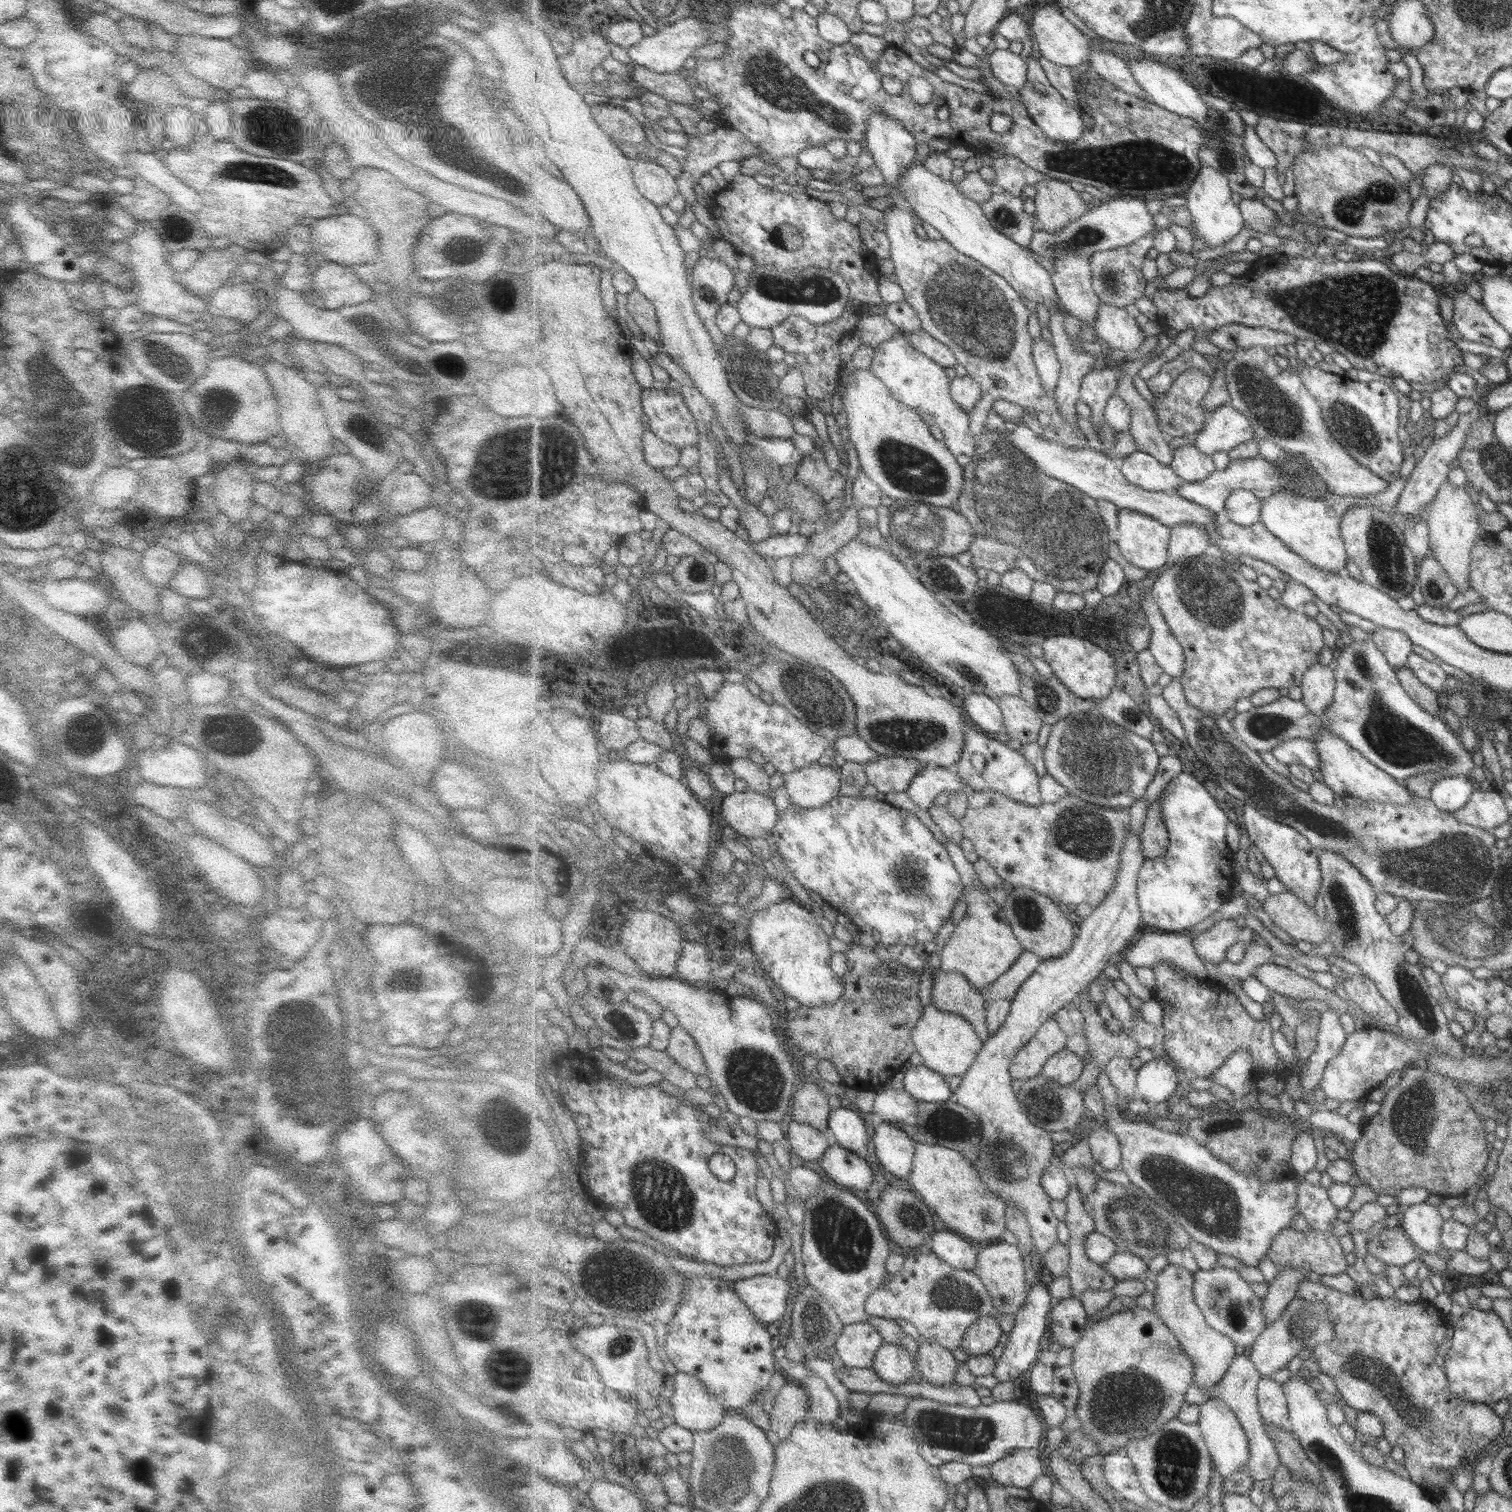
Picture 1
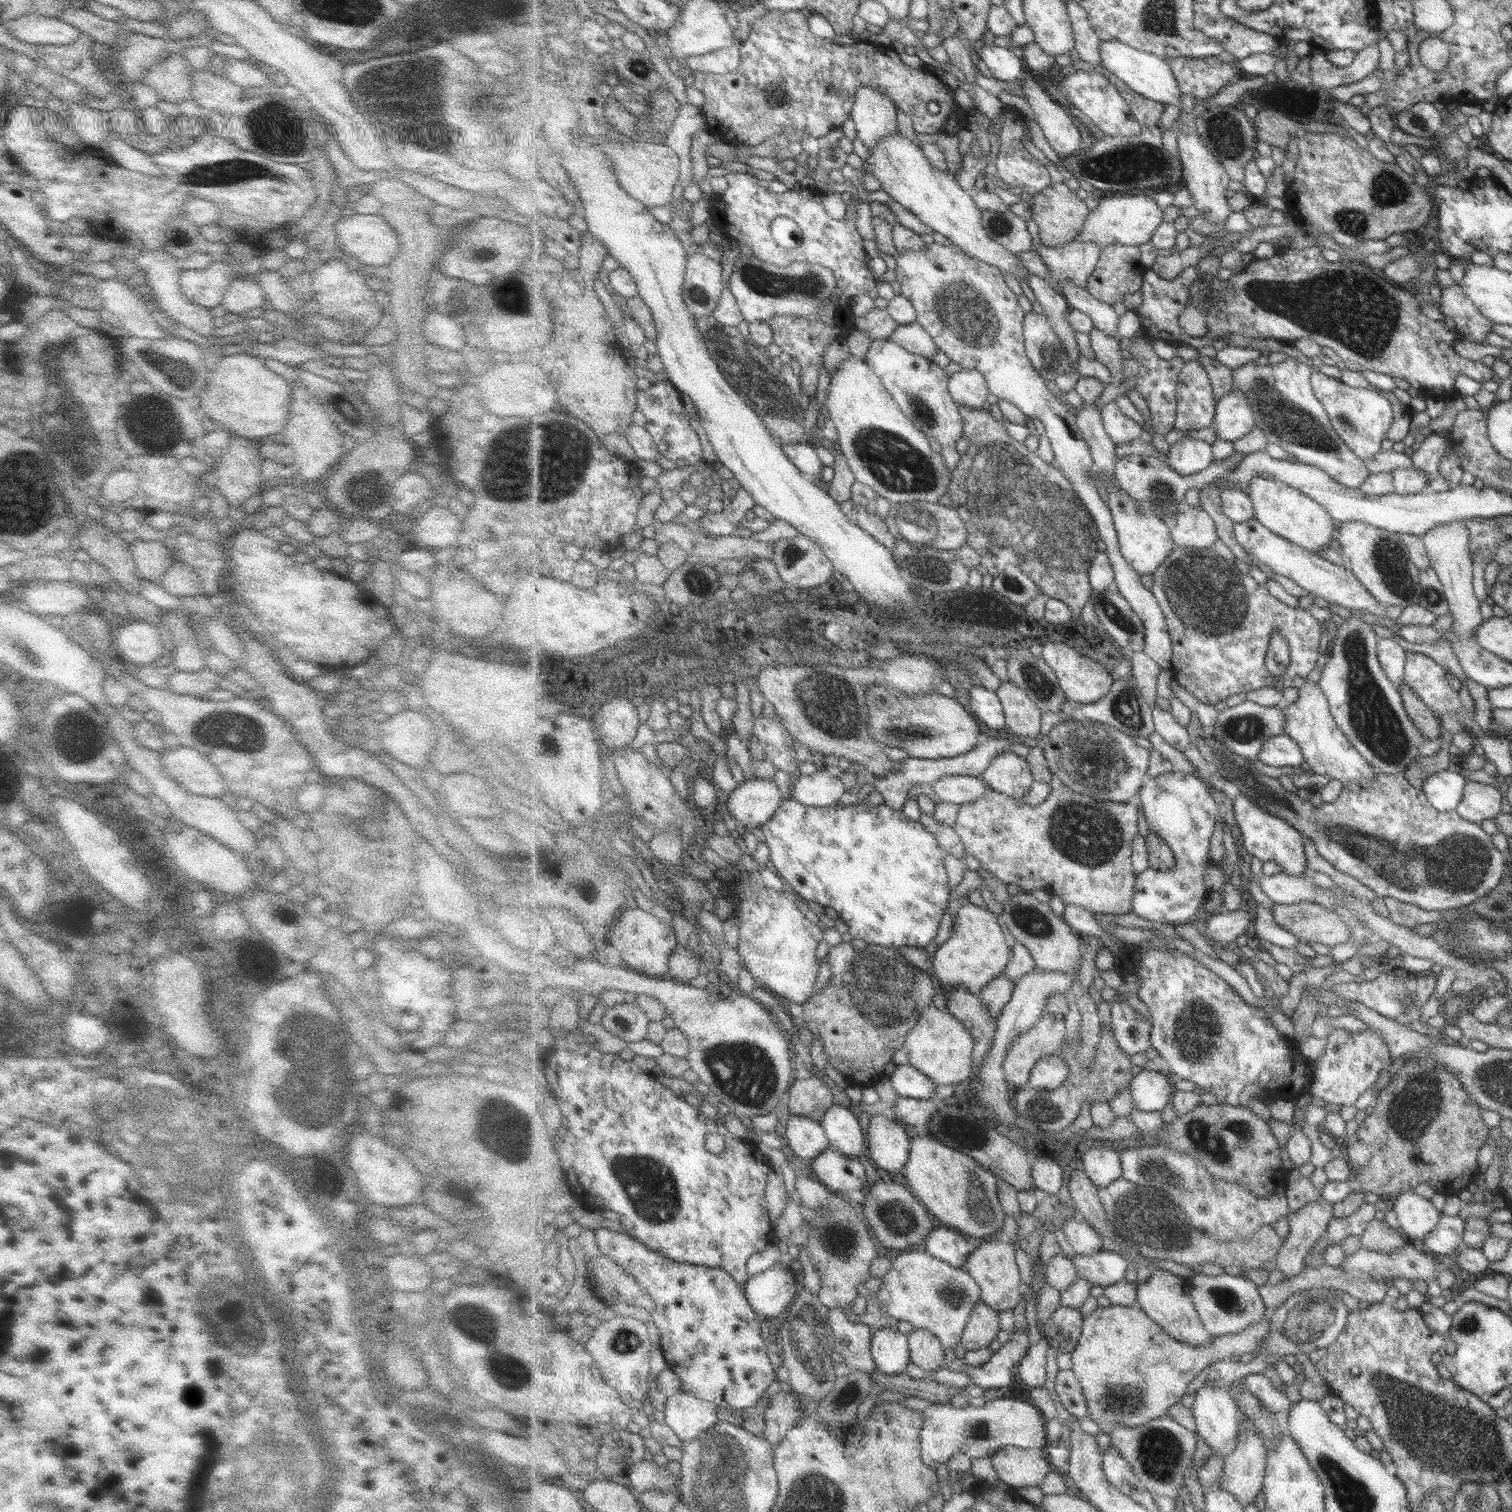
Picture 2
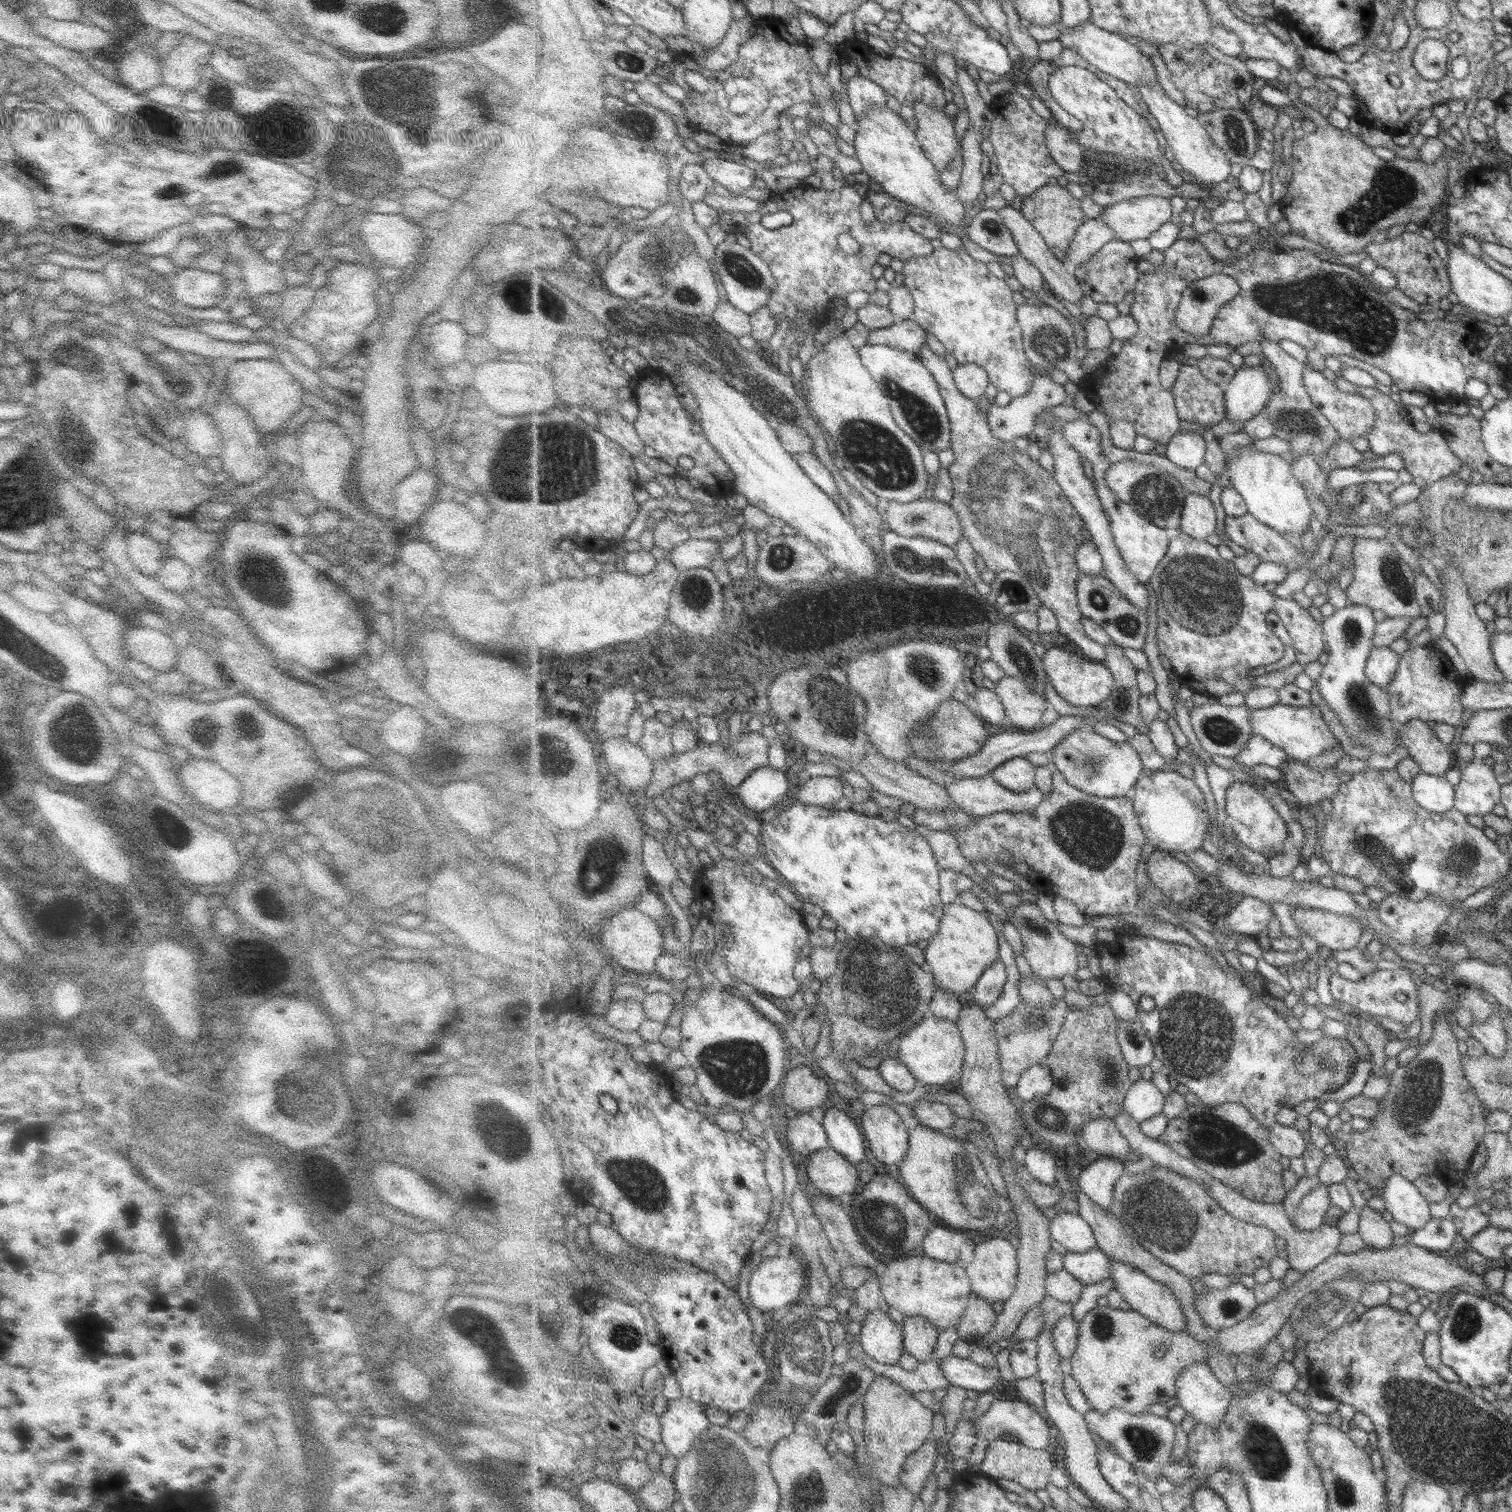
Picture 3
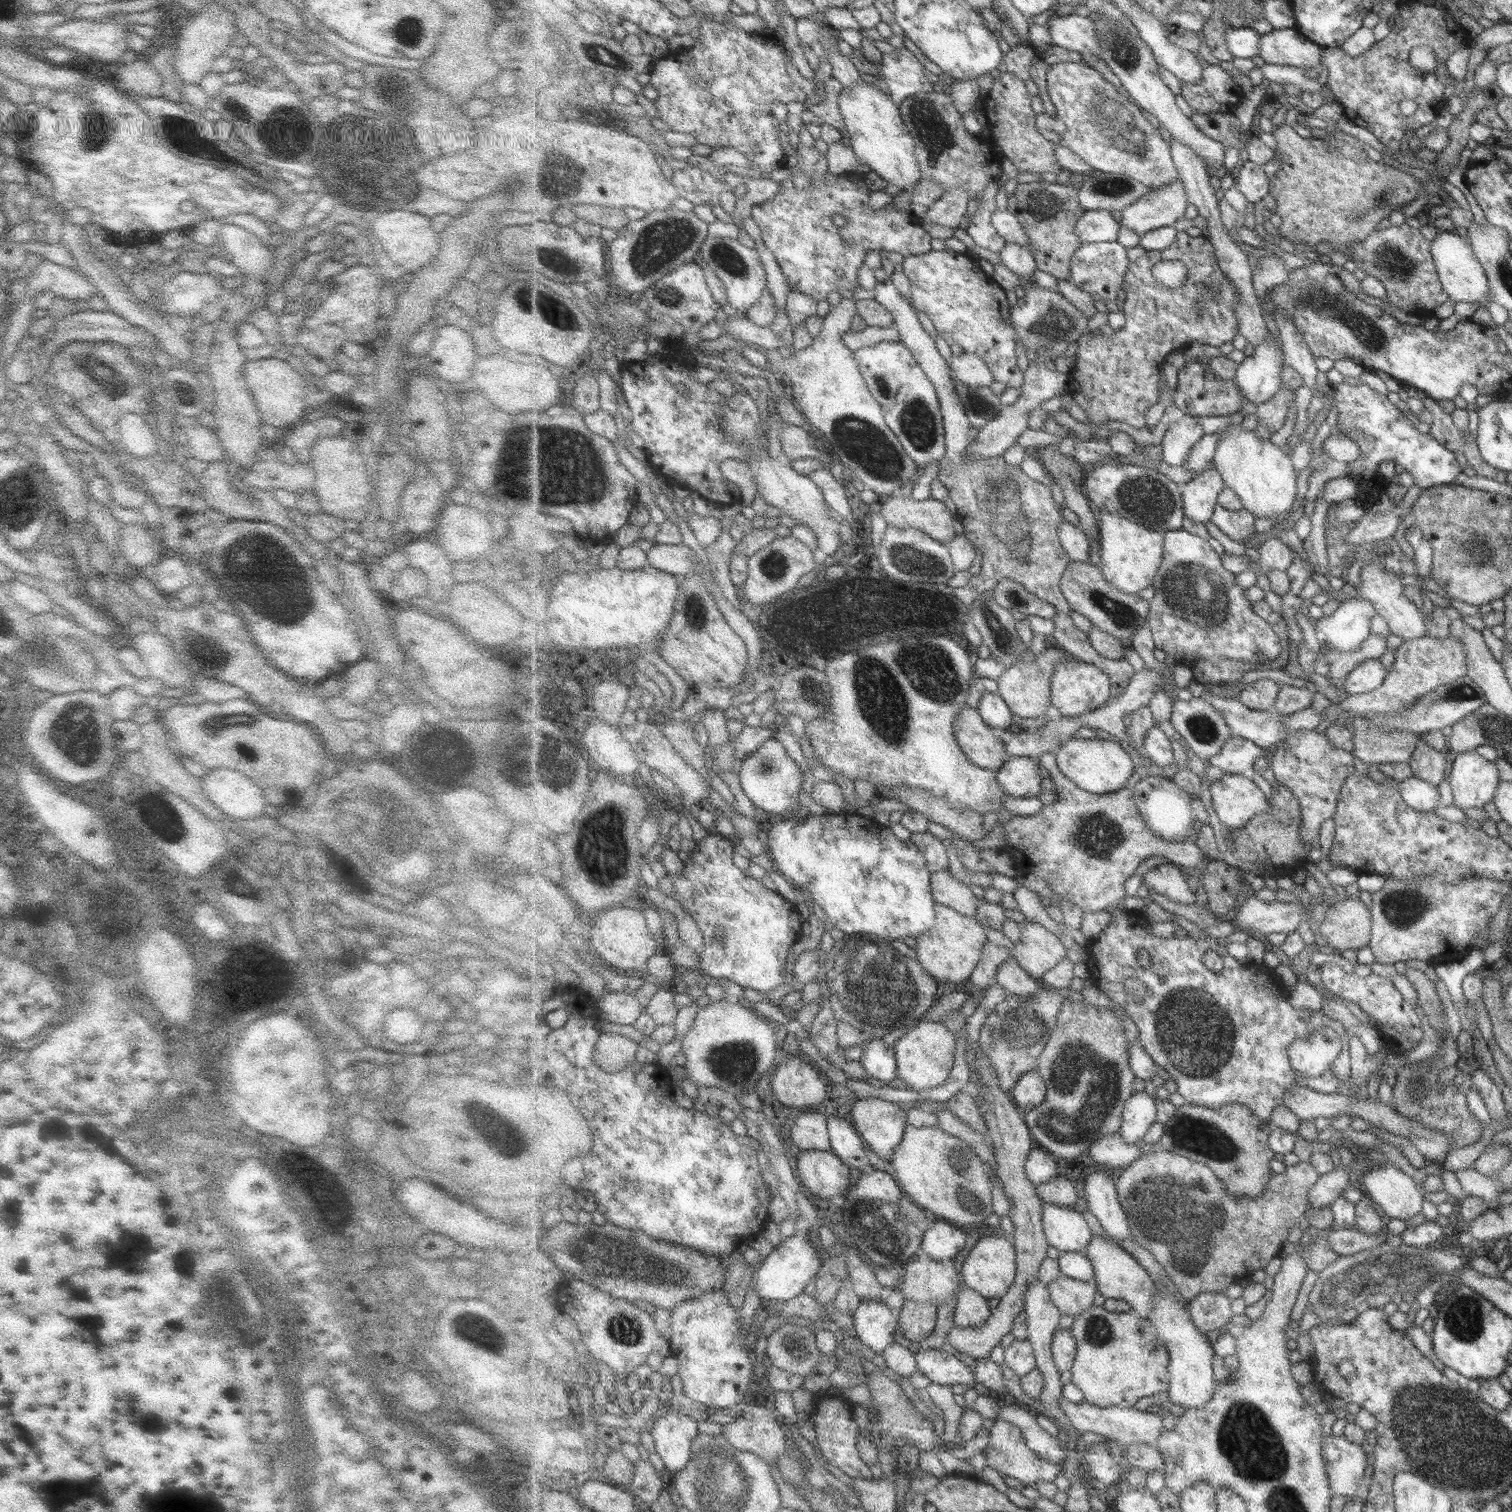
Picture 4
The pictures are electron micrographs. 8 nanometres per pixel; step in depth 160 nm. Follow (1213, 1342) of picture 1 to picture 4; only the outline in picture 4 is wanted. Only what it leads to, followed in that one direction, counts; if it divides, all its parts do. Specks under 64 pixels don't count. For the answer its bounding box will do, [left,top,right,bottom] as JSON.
[1084,1236,1155,1319]

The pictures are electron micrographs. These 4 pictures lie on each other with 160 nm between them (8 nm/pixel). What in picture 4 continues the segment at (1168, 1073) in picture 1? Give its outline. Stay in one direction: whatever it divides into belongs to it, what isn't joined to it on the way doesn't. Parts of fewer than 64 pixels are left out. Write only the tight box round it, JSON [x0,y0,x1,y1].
[1119,1090,1158,1144]

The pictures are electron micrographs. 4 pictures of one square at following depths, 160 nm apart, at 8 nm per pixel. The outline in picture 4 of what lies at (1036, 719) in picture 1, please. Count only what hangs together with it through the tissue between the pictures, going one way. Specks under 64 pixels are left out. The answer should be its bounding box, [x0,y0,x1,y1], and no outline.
[998,647,1076,718]

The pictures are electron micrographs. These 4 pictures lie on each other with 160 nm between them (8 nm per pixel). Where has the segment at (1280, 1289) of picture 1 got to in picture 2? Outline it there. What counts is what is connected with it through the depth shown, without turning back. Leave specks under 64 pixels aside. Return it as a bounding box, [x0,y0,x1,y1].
[1273,1197,1334,1278]

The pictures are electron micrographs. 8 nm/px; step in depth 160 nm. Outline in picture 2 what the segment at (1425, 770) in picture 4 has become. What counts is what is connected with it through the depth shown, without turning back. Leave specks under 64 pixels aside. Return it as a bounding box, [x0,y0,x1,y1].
[1400,683,1441,740]

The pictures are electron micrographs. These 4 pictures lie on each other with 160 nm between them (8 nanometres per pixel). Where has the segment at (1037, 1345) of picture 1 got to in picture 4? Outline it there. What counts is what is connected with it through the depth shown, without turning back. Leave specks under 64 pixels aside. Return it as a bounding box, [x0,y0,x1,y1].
[915,1349,979,1388]

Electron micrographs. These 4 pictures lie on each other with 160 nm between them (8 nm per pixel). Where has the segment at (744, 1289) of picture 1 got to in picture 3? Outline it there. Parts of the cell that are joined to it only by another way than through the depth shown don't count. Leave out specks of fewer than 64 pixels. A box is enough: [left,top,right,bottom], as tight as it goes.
[748,1250,805,1316]

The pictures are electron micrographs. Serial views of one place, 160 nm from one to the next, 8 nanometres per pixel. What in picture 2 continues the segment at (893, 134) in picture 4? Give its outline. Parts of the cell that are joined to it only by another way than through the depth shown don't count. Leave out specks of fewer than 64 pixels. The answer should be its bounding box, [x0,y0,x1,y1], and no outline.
[865,133,1031,282]

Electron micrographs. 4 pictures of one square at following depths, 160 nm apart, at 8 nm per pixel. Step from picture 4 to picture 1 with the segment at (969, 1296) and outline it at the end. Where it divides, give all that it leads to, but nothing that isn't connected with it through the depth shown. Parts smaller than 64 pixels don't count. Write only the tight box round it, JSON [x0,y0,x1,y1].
[962,1317,1004,1356]

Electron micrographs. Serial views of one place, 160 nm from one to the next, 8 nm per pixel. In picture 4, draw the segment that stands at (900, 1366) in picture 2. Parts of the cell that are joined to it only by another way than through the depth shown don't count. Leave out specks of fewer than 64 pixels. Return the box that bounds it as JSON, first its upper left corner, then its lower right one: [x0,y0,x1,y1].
[853,1300,900,1355]

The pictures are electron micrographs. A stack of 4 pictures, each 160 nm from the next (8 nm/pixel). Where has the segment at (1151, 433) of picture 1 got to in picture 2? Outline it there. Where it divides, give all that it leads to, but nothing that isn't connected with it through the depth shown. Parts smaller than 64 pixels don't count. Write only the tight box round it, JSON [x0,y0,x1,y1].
[1089,329,1125,383]

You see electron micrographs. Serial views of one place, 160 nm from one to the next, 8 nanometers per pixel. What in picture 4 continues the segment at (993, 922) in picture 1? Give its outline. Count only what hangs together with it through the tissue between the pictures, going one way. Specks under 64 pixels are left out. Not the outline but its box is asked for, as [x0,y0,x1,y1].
[915,903,987,987]

